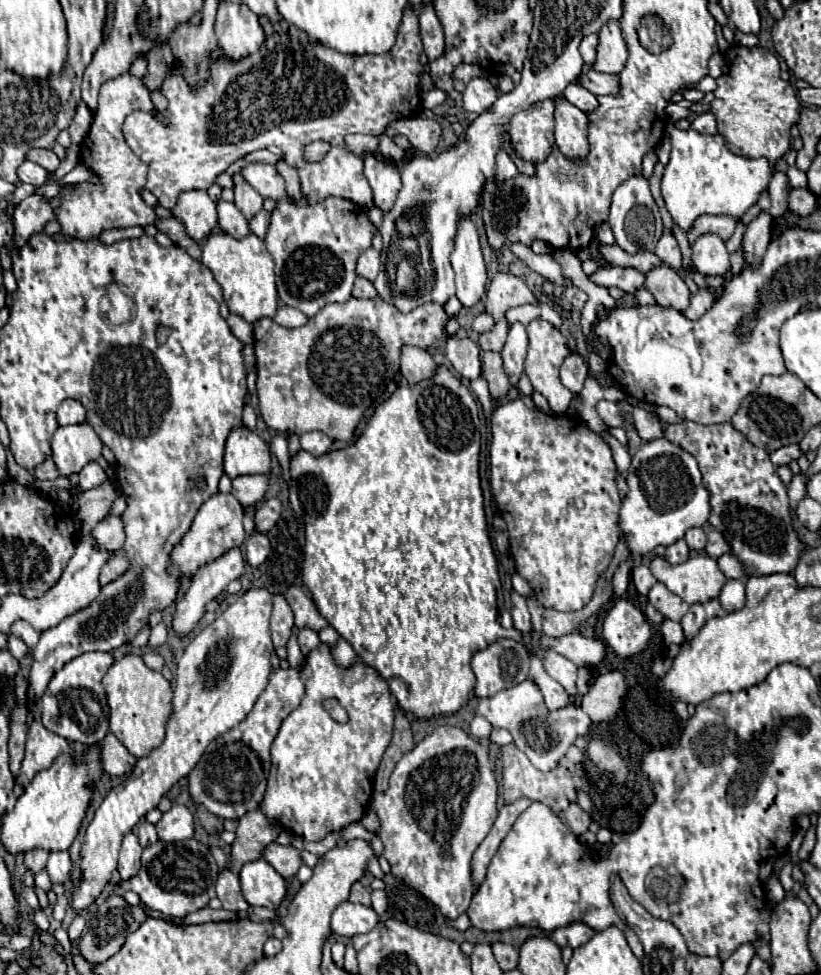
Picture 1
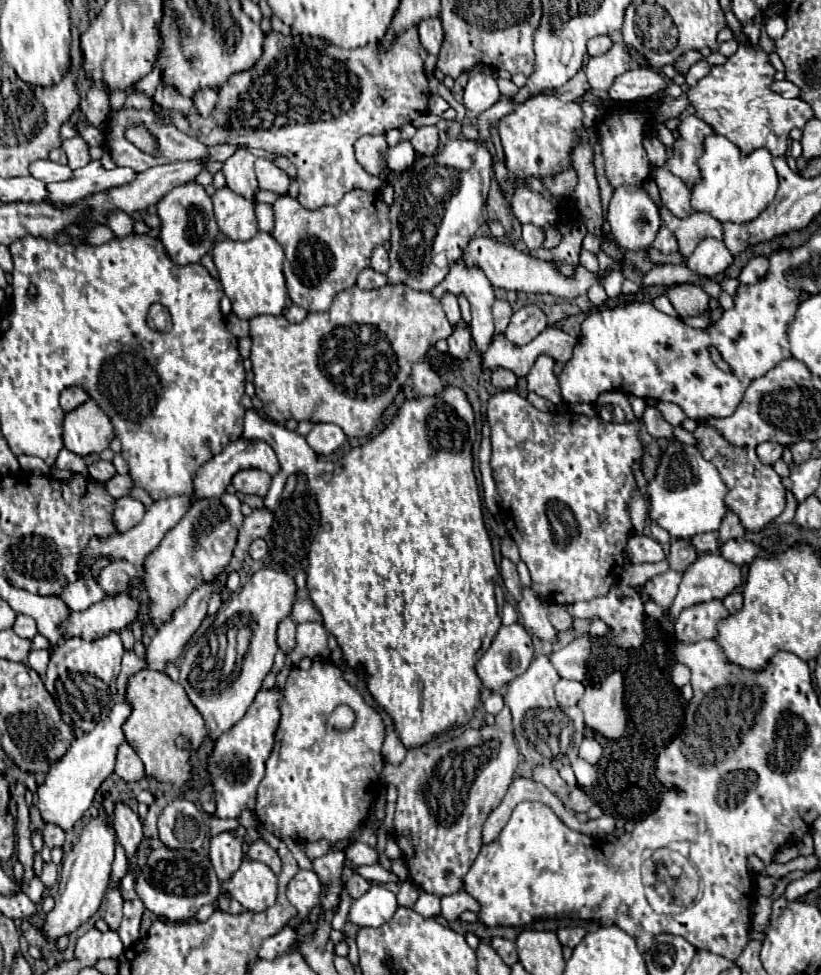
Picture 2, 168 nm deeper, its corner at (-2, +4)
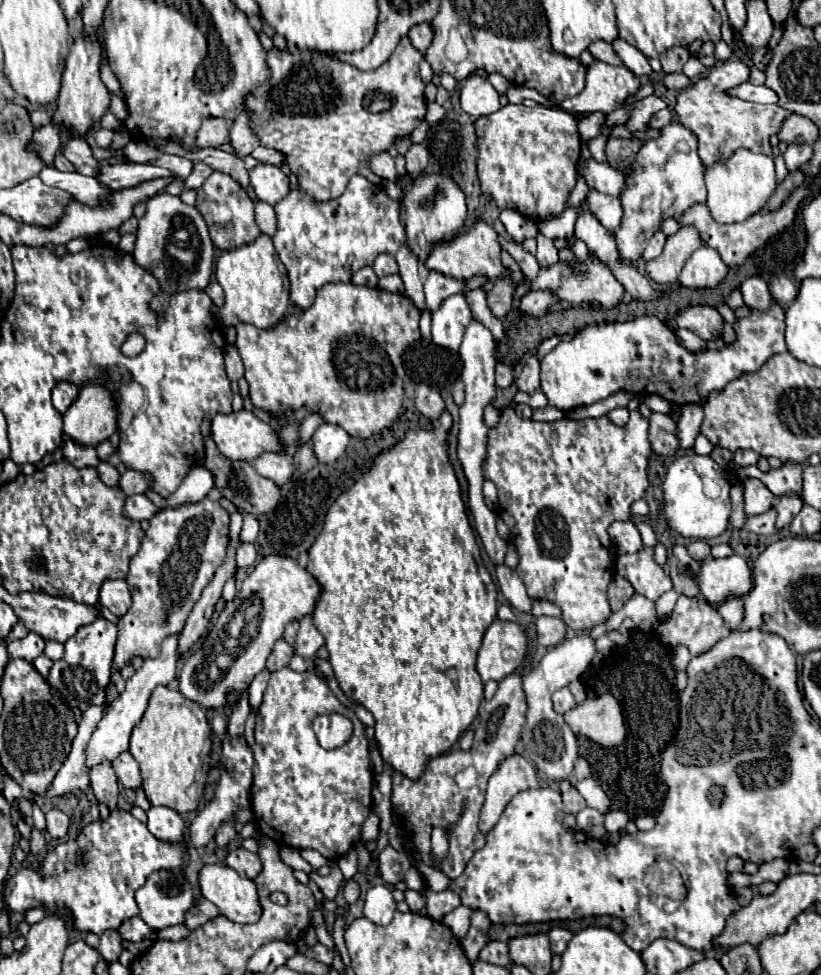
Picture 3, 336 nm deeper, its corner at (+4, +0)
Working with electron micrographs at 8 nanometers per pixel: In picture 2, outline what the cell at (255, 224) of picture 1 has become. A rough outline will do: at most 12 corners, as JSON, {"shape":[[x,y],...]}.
{"shape":[[256,204],[258,228],[274,230],[272,204]]}

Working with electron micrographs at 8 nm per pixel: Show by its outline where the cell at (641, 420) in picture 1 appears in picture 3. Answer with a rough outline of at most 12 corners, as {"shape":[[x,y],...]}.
{"shape":[[652,412],[648,440],[654,454],[678,450],[676,422]]}

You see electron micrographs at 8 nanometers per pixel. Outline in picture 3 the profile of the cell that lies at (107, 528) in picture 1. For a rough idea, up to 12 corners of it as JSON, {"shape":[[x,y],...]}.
{"shape":[[144,494],[128,496],[124,516],[150,520],[156,506]]}

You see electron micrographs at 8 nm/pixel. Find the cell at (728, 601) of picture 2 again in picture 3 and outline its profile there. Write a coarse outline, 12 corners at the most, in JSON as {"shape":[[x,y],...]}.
{"shape":[[742,598],[718,604],[718,612],[730,630],[744,618]]}

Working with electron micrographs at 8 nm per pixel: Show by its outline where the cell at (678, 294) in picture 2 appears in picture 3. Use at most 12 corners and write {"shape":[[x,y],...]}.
{"shape":[[688,306],[678,312],[680,328],[710,340],[722,332],[712,306]]}

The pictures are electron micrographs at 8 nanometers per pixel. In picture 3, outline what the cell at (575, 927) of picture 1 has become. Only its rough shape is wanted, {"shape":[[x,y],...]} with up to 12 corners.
{"shape":[[564,928],[548,932],[552,952],[566,950],[572,932]]}

